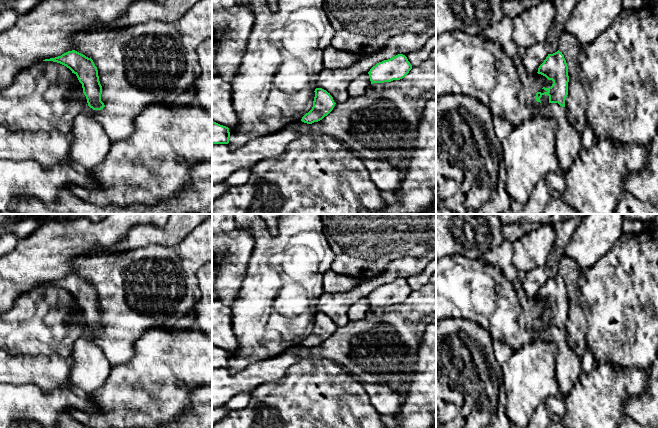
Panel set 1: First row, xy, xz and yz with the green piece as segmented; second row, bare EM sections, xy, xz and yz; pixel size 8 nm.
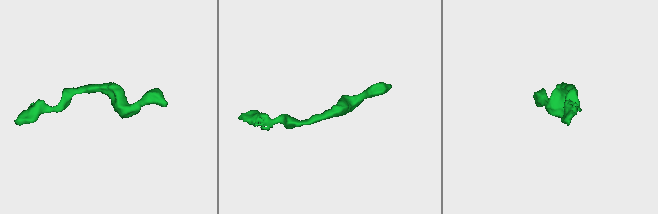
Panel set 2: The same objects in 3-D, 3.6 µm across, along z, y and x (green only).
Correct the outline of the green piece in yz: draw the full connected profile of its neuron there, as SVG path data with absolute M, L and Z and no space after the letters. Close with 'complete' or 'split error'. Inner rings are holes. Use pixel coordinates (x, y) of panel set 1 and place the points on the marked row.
M559 50L553 54L548 54L544 62L538 68L538 74L545 76L548 80L552 80L553 84L549 88L543 87L544 93L536 93L536 101L540 102L540 98L546 94L549 96L549 103L558 103L565 107L565 100L568 95L568 66L564 55Z; complete

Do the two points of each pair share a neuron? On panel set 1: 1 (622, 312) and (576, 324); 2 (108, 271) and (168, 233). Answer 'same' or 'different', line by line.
1: different
2: different

